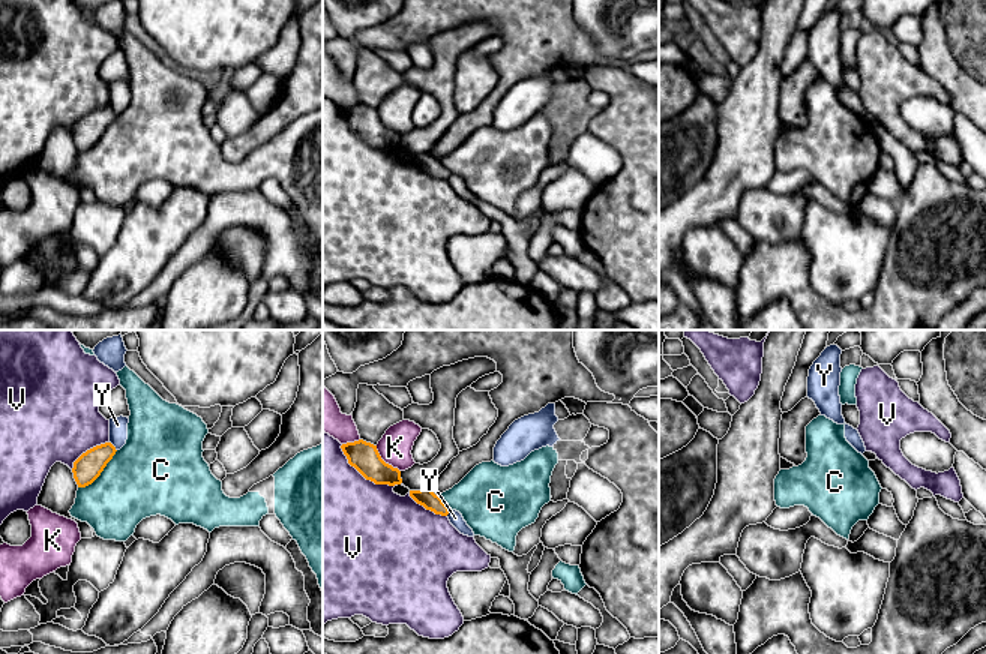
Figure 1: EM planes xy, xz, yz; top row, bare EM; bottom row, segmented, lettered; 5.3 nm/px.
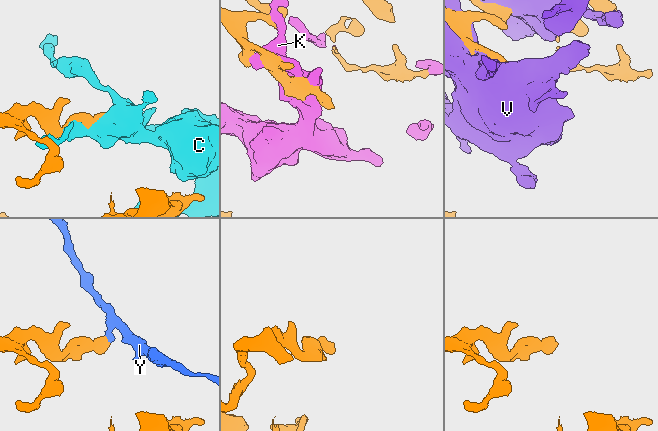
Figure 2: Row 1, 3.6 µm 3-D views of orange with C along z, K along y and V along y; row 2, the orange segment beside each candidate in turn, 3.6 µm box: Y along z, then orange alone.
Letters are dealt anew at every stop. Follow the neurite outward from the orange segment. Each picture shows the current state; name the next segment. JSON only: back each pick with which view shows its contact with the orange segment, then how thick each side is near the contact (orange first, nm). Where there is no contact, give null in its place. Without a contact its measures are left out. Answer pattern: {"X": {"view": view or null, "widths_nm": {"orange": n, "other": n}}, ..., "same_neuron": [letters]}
{"same_neuron": []}

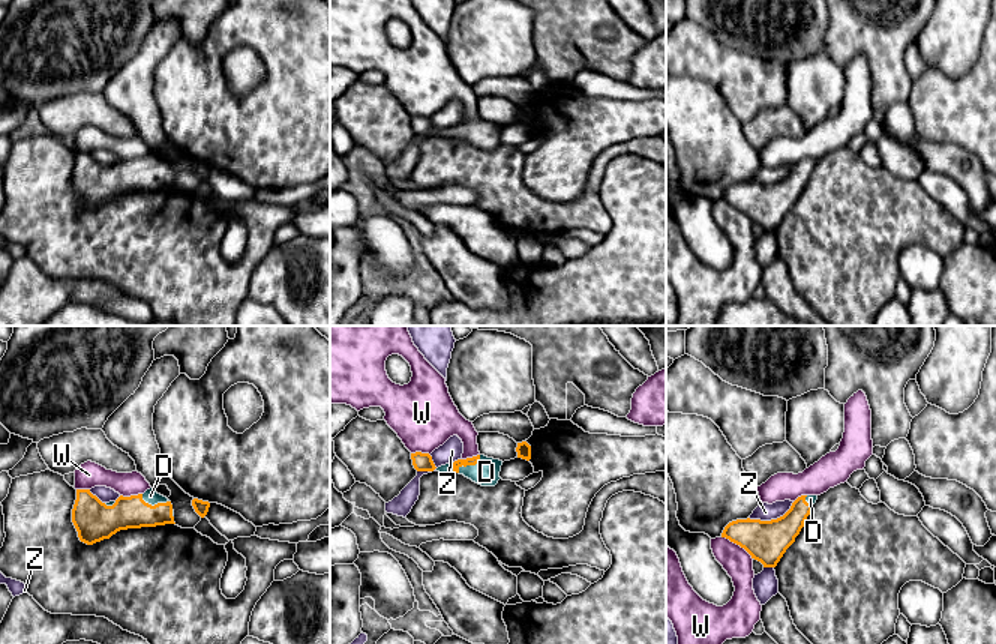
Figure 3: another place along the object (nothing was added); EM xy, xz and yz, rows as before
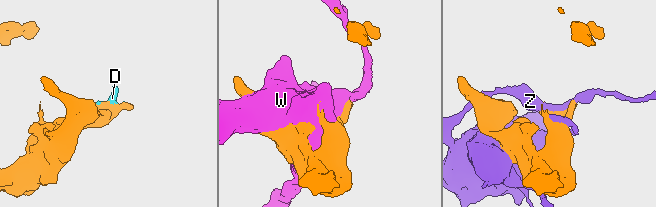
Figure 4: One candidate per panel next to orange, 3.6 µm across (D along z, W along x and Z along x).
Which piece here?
{"D": {"view": "xy", "widths_nm": {"orange": 180, "other": 80}}, "same_neuron": ["D"]}

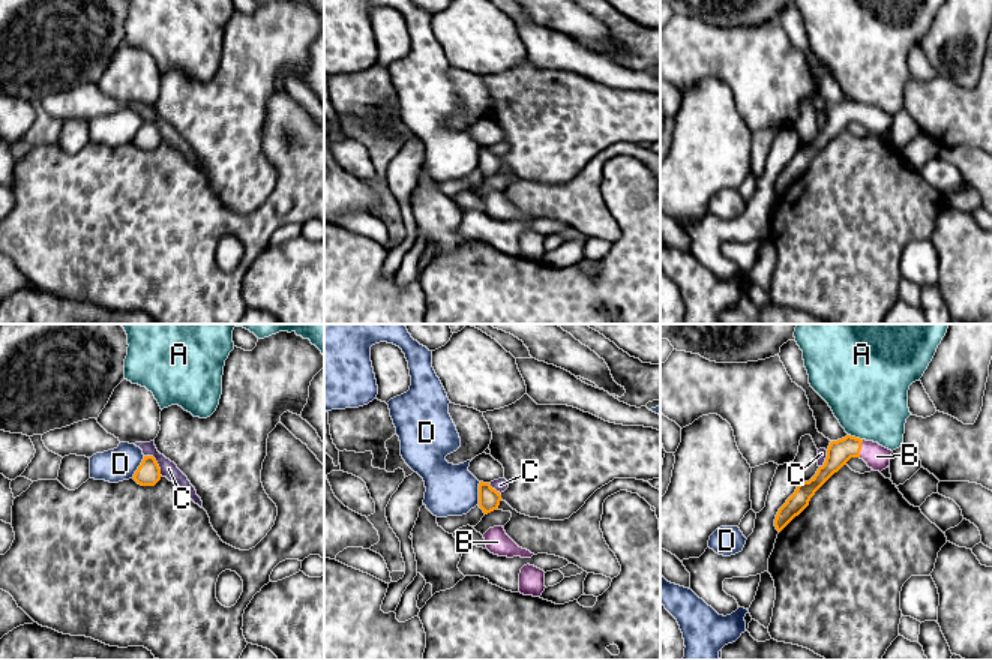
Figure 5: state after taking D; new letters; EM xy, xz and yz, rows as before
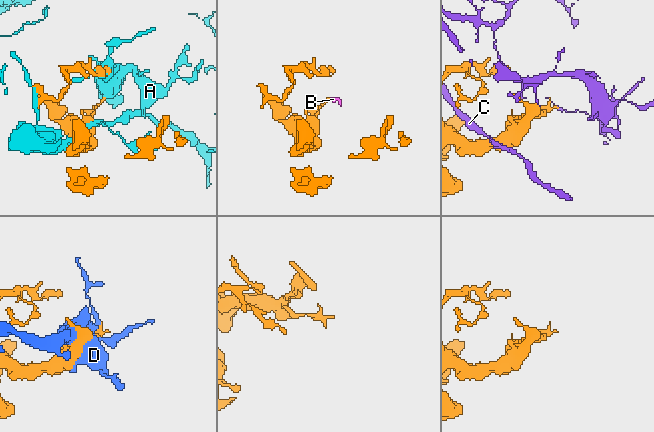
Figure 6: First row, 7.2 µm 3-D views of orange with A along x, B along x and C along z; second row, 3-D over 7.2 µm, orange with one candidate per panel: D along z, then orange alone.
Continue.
{"B": {"view": "yz", "widths_nm": {"orange": 130, "other": 130}}, "same_neuron": ["B"]}

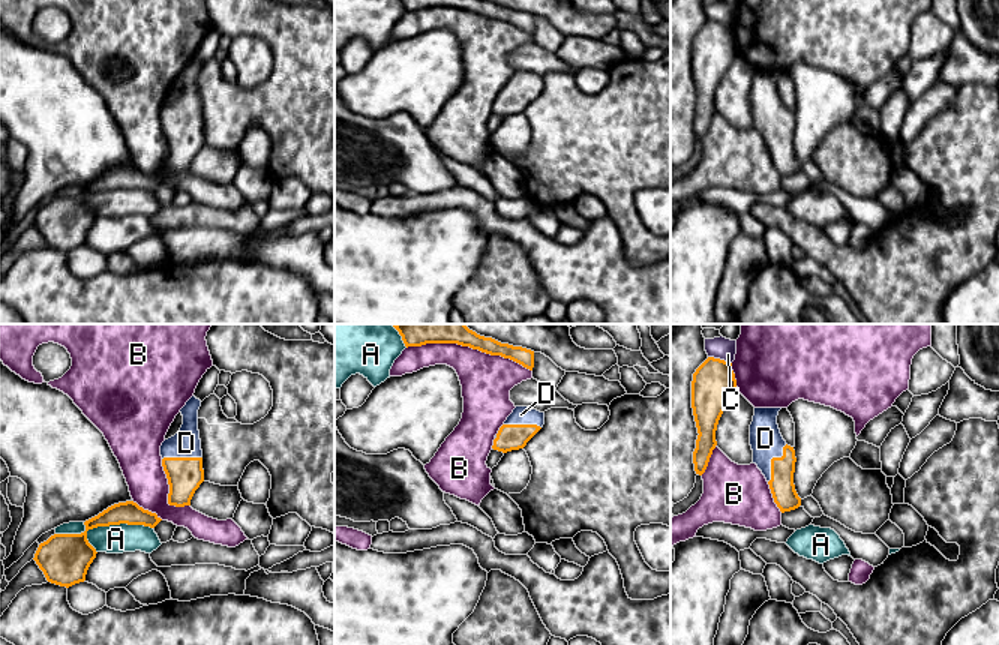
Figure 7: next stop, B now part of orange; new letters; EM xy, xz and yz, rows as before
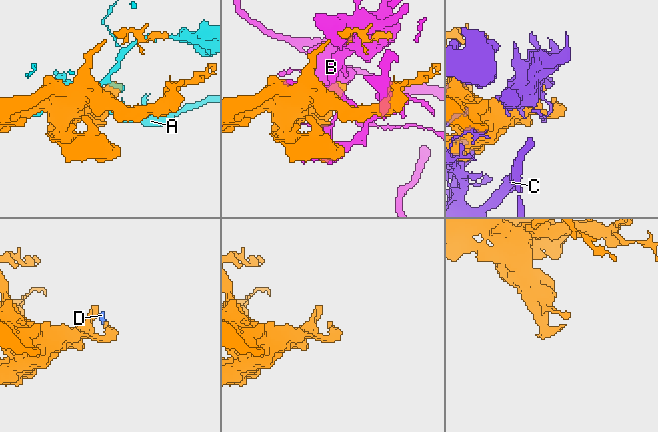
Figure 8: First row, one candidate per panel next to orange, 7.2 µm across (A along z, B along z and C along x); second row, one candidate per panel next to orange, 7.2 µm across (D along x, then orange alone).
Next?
{"D": {"view": "yz", "widths_nm": {"orange": 130, "other": 170}}, "same_neuron": ["D"]}

